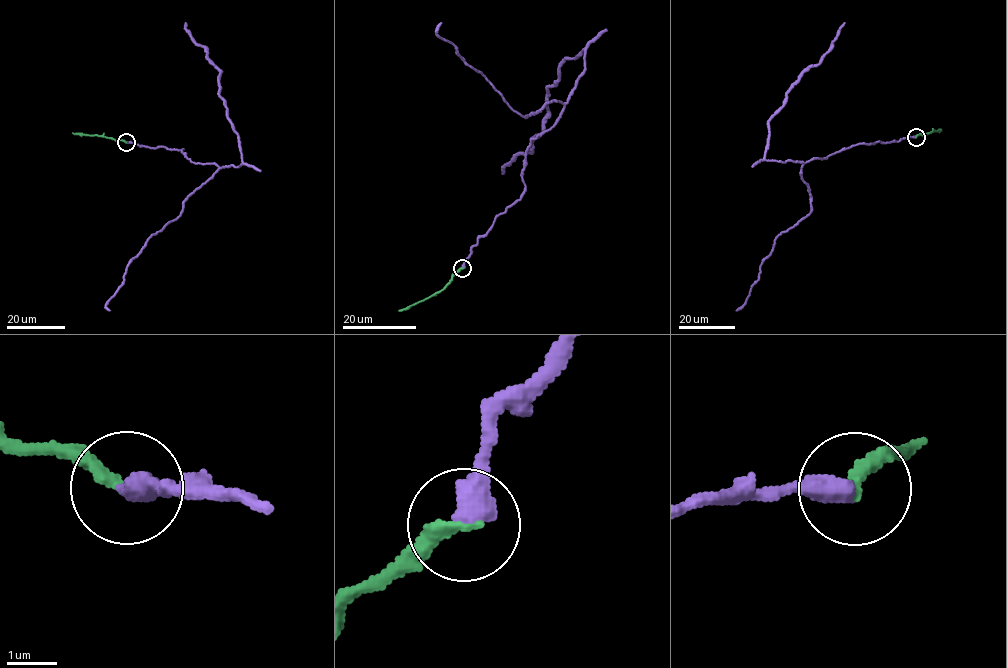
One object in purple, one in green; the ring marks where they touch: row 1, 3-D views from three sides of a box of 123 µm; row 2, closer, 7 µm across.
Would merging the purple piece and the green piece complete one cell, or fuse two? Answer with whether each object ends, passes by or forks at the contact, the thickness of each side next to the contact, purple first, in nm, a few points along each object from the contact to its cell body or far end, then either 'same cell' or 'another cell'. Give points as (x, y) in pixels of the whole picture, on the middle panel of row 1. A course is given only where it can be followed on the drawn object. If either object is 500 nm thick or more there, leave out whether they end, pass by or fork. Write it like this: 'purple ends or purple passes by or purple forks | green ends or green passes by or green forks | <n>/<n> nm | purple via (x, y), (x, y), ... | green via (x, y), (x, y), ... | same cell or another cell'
purple ends | green ends | 480/280 nm | purple via (462, 268), (519, 199), (530, 141), (553, 125), (584, 71), (584, 49), (559, 66), (544, 130), (502, 174) | green via (462, 268), (441, 290), (398, 310) | same cell

